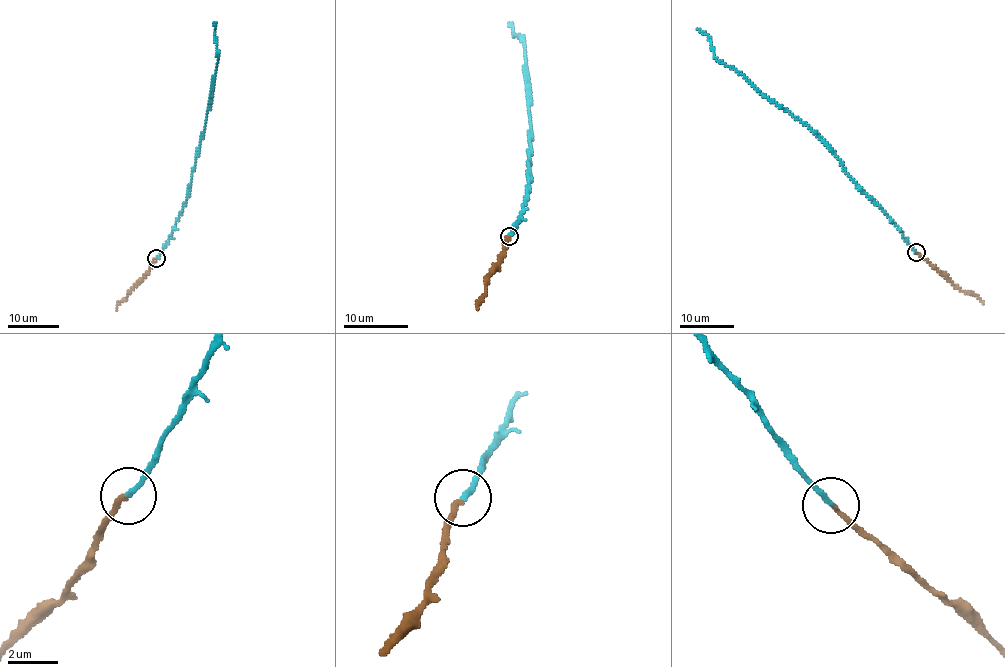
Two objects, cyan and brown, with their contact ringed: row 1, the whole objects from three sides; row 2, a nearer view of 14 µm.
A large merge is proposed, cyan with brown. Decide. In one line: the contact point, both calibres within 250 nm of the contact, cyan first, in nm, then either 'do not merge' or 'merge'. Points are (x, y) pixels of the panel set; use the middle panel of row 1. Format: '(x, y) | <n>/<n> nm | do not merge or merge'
(509, 236) | 200/200 nm | merge

